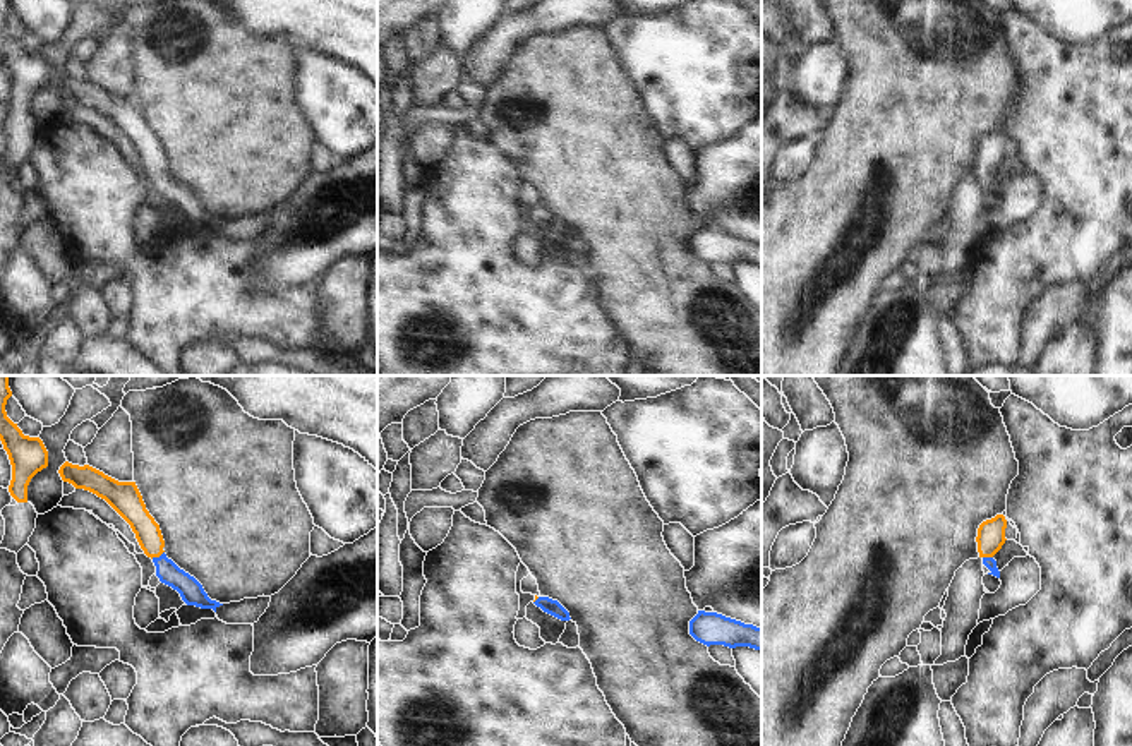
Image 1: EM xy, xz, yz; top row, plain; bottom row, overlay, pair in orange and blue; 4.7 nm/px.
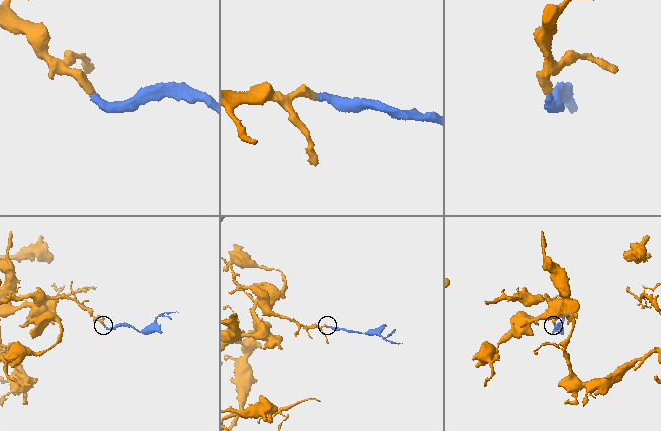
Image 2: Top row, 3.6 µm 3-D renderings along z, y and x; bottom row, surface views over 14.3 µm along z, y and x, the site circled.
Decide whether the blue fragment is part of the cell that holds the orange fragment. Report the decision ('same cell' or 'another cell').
same cell

